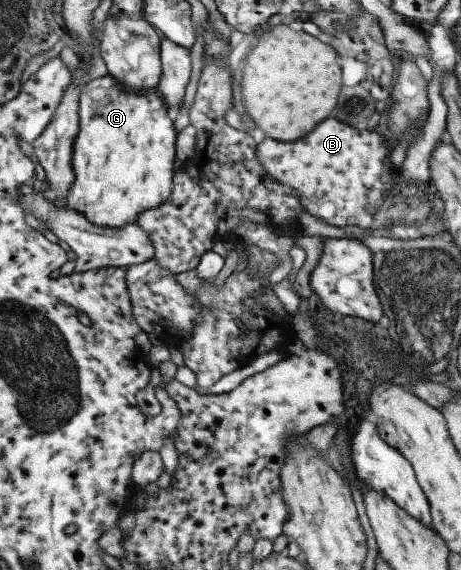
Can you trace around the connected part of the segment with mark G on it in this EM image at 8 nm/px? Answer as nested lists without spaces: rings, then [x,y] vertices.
[[[109,72],[94,78],[80,96],[80,133],[75,141],[73,168],[77,181],[69,191],[69,207],[81,211],[92,223],[104,228],[120,228],[136,224],[142,213],[169,201],[174,189],[176,133],[173,114],[160,89],[134,93]]]

